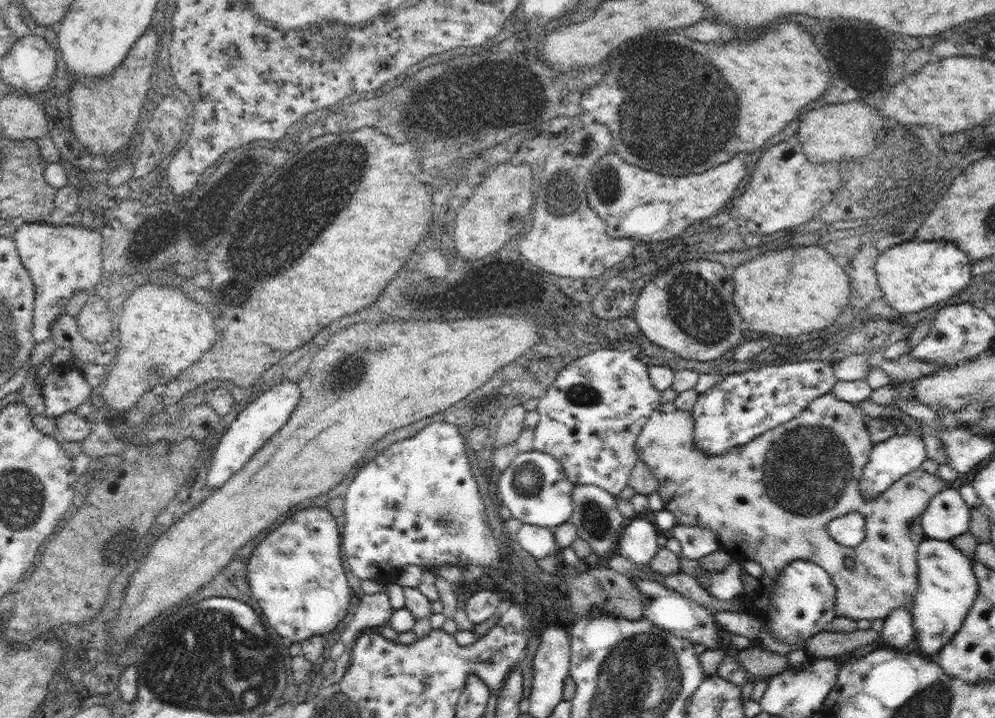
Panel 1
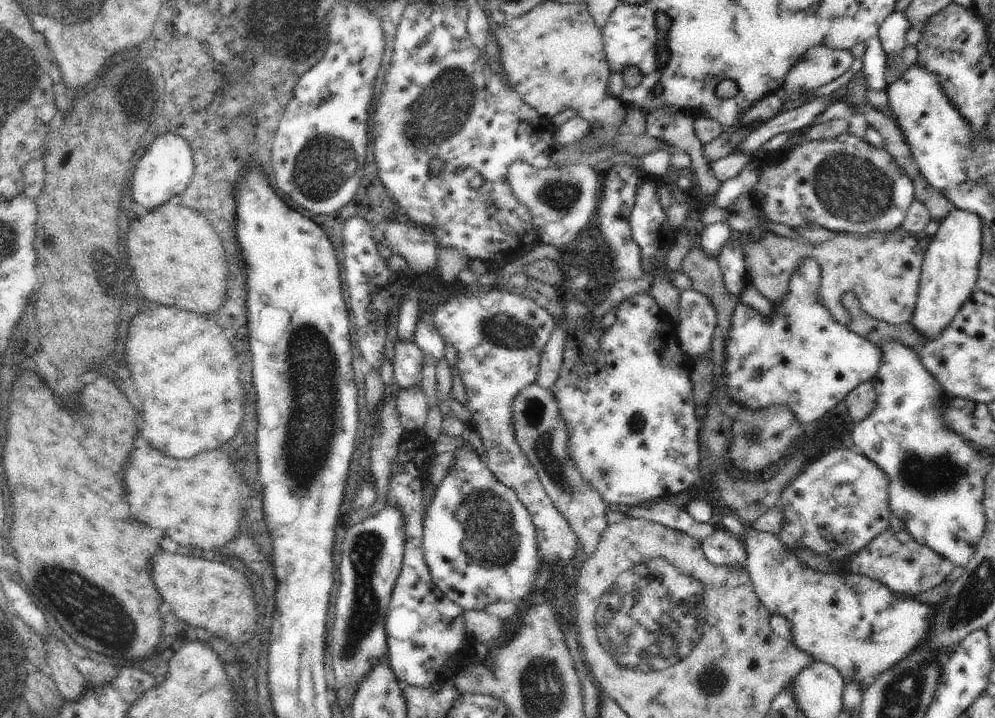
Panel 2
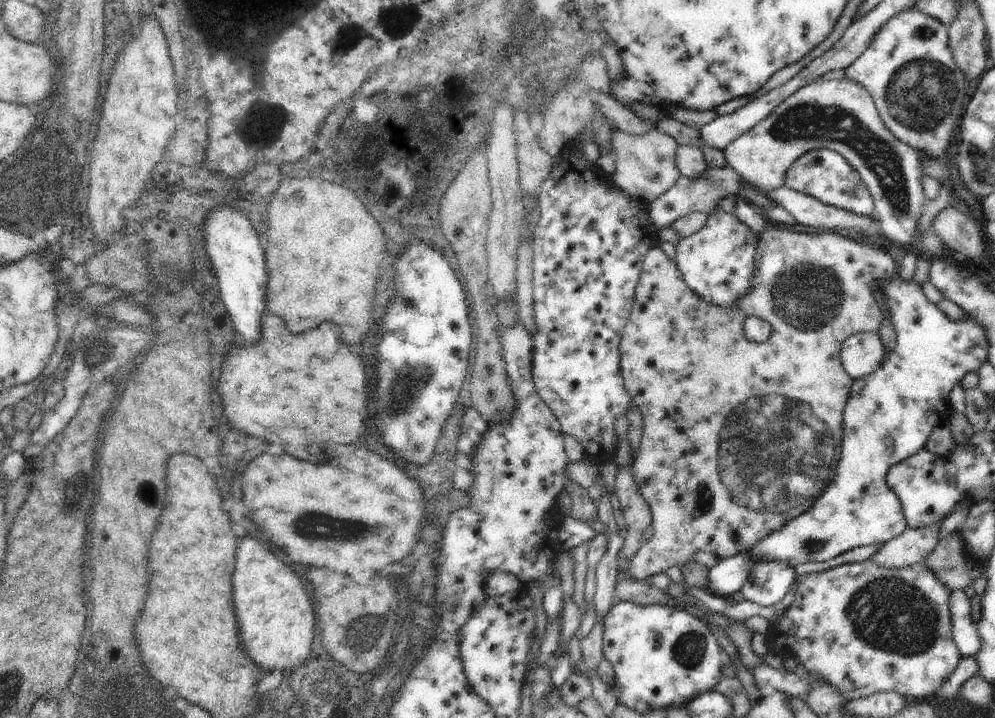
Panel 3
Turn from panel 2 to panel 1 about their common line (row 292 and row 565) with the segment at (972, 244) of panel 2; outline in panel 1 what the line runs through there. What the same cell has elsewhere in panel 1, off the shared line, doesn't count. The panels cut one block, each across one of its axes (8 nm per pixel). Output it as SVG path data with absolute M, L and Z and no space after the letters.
M925 538L917 548L918 588L911 610L916 644L922 654L934 658L960 630L978 596L971 559L950 541Z

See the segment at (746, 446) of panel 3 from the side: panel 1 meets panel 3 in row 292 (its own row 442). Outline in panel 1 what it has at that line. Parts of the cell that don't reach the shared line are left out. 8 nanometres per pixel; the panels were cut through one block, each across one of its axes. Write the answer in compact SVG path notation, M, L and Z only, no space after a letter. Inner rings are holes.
M834 391L827 392L822 396L813 400L808 408L805 408L798 416L792 418L787 423L779 424L769 431L763 432L759 437L747 442L746 444L734 447L727 450L722 454L706 455L704 451L701 451L697 444L694 442L694 423L695 420L691 414L691 411L681 411L676 408L676 405L671 402L664 404L660 403L660 406L652 411L650 418L644 423L641 428L640 434L635 442L635 449L640 459L642 459L648 468L652 471L652 474L657 478L659 487L657 490L658 496L663 501L664 510L669 510L676 517L676 525L686 526L701 526L708 527L714 530L718 535L719 543L722 550L726 551L730 556L734 557L735 561L744 563L746 561L756 561L761 564L764 569L764 574L758 578L762 586L759 592L756 593L754 603L754 612L760 612L768 605L771 605L771 588L775 583L775 580L779 578L781 572L786 568L788 563L793 560L810 560L816 564L822 566L826 572L832 577L833 583L836 585L837 591L835 596L835 613L838 617L850 617L854 620L866 620L873 621L876 618L885 619L890 611L894 611L895 608L904 607L908 612L911 612L915 603L915 594L918 588L918 567L917 567L917 548L918 545L926 538L923 528L921 527L921 518L923 512L926 510L928 503L935 497L935 494L948 489L948 482L944 482L942 478L939 478L936 474L930 474L924 469L916 469L911 475L905 476L900 479L894 490L884 492L878 495L875 499L864 500L859 493L859 482L864 470L864 467L868 464L870 453L875 447L872 442L869 430L865 425L867 416L862 415L862 412L858 407L854 406L854 403L840 400ZM849 512L859 512L864 516L866 522L866 537L865 540L856 546L841 545L838 544L828 532L827 524L838 518L844 516ZM847 560L853 560L853 566L847 567Z

